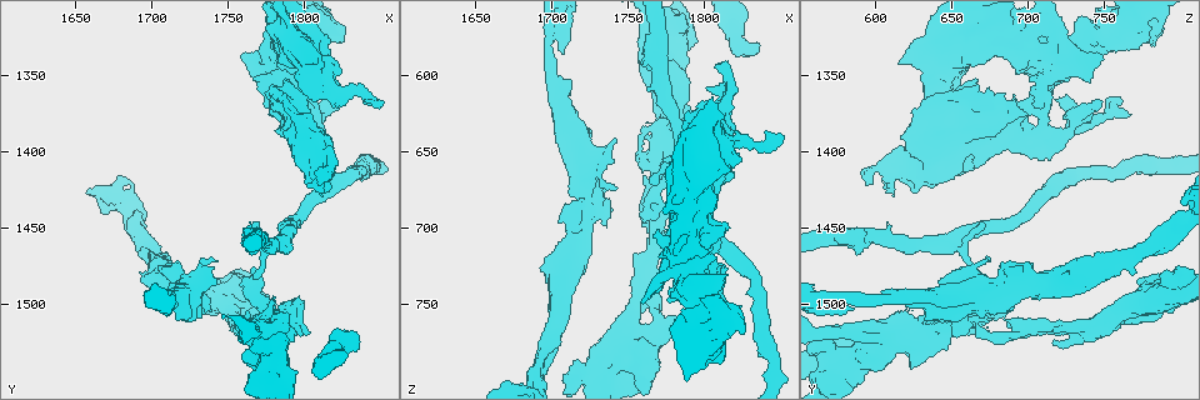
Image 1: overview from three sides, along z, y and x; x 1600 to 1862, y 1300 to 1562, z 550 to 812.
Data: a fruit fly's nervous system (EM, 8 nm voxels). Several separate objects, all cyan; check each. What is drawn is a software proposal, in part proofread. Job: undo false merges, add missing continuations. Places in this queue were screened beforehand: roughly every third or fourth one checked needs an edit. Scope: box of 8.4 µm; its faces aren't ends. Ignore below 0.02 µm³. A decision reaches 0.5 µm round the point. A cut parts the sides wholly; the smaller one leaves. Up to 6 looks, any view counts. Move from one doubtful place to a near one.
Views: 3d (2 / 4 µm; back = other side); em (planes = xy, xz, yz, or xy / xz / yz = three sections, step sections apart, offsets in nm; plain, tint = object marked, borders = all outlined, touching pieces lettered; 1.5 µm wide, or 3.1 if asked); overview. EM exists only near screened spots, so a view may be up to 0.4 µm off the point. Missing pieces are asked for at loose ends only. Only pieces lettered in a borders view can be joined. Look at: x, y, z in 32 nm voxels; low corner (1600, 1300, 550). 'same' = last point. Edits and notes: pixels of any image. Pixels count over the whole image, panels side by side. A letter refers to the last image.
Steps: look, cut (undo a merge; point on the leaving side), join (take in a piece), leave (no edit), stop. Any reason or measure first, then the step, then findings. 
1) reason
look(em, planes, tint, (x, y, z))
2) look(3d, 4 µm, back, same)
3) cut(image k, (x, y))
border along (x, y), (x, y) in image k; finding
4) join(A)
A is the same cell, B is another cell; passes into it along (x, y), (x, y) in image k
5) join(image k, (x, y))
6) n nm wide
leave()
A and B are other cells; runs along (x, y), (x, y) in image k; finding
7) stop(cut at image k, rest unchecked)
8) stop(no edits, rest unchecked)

branch stops here
look(3d, 2 µm, (1706, 1504, 584))

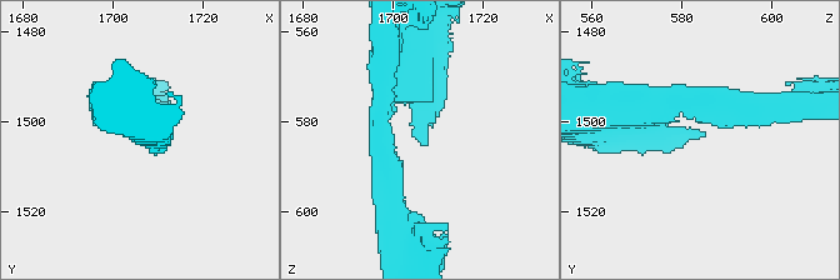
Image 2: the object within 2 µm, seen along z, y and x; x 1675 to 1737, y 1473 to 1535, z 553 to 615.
arms of 220, 280 nm
look(em, planes, tint, (1707, 1503, 585))

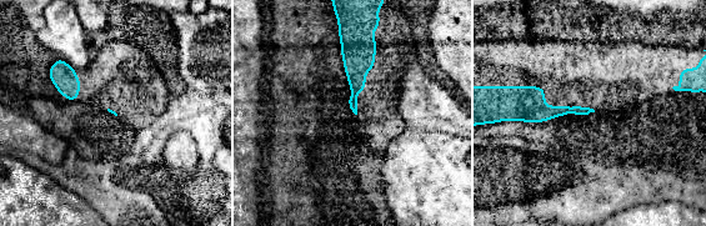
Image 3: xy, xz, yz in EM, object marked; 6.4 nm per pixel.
look(em, planes, borders, same)

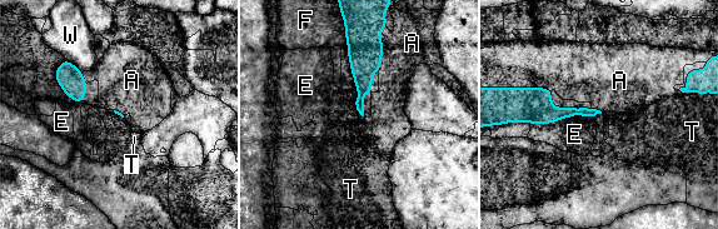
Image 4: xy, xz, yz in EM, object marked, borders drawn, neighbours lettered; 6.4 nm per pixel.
join(A)
A is the same cell, E, F, T and W are other cells; it goes on there

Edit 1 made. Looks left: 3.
look(overview)

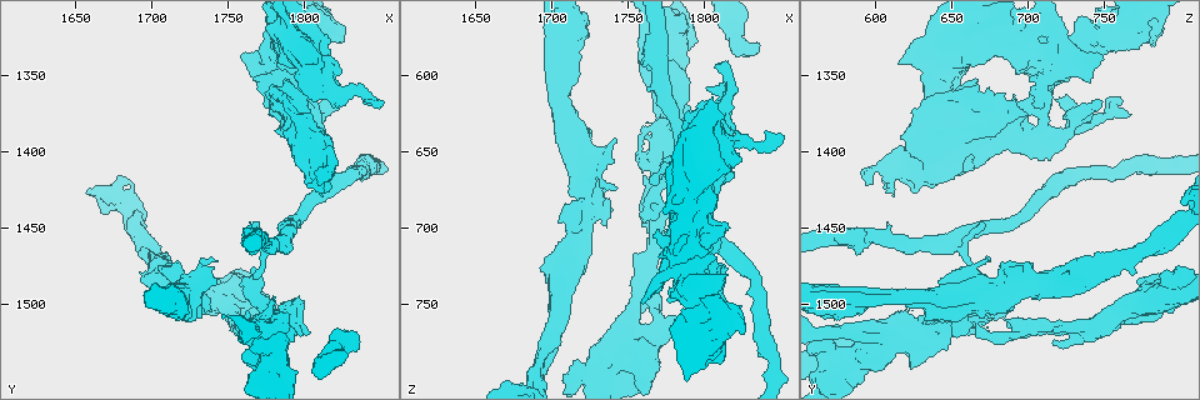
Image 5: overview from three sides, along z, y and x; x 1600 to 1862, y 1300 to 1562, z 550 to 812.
thin end
look(em, xy, step 4, borders, (1768, 1448, 670))

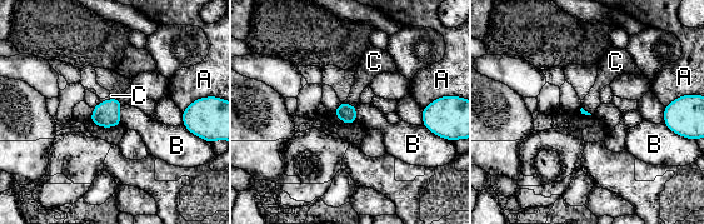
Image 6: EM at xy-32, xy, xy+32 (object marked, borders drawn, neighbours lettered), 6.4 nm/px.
A touches over 140 nm
leave()
A, B and C are other cells; no lettered piece goes on from it

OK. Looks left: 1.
stop(join at image 4, rest unchecked)

